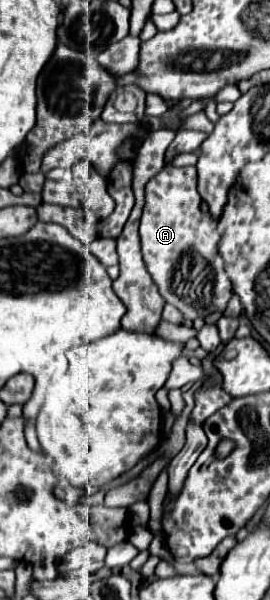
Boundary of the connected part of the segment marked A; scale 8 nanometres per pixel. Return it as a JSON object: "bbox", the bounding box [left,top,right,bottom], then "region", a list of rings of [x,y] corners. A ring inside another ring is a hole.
{"bbox":[140,165,232,319],"region":[[[164,165],[164,169],[154,175],[146,185],[146,205],[140,221],[140,243],[142,255],[152,281],[156,283],[160,295],[166,303],[174,305],[184,319],[206,317],[216,311],[226,311],[228,301],[232,299],[232,283],[218,261],[218,225],[210,213],[200,211],[200,195],[196,191],[196,167],[174,167]]]}

